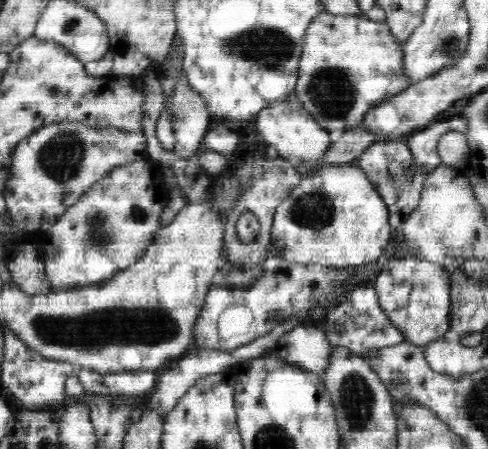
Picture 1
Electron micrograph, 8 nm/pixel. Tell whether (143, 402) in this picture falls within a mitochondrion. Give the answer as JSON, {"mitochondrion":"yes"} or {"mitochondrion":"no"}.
{"mitochondrion":"no"}

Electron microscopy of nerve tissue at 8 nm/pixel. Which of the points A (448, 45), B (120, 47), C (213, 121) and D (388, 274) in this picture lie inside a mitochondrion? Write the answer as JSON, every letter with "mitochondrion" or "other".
{"A":"mitochondrion","B":"other","C":"other","D":"other"}

